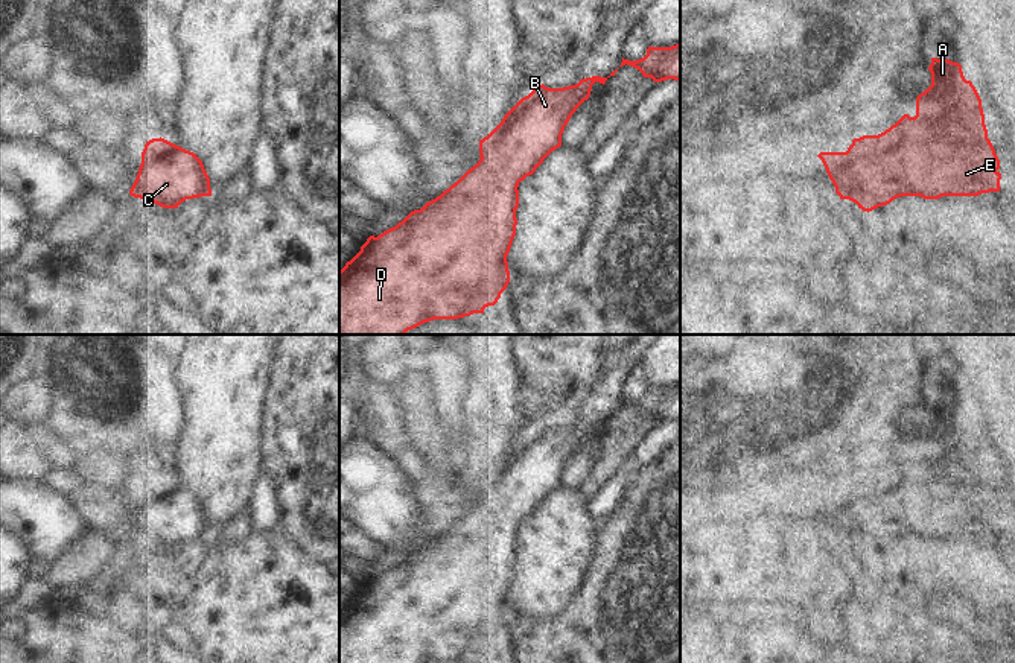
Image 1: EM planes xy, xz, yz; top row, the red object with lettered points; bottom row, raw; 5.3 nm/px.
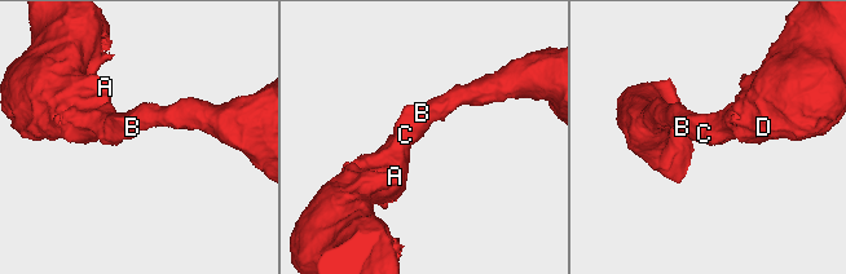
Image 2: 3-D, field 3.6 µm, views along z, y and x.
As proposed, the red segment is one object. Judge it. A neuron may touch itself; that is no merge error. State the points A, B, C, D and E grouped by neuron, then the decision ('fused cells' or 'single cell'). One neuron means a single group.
groups A B C D E; single cell

